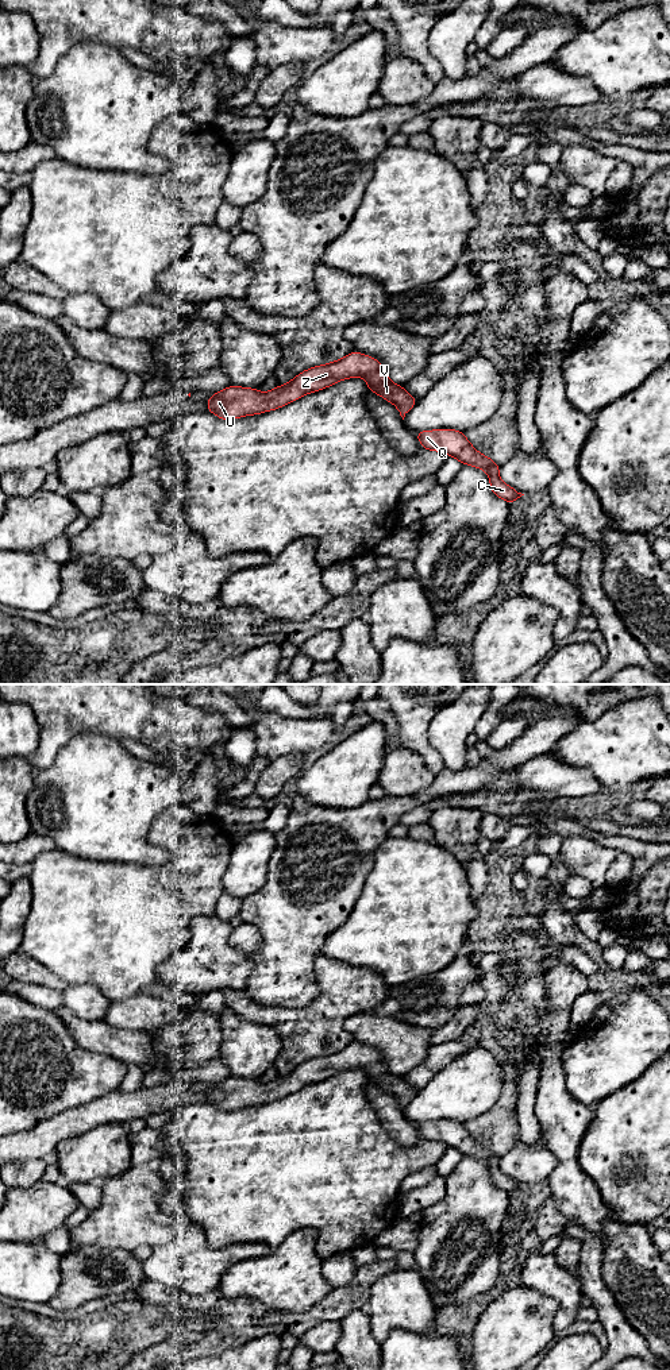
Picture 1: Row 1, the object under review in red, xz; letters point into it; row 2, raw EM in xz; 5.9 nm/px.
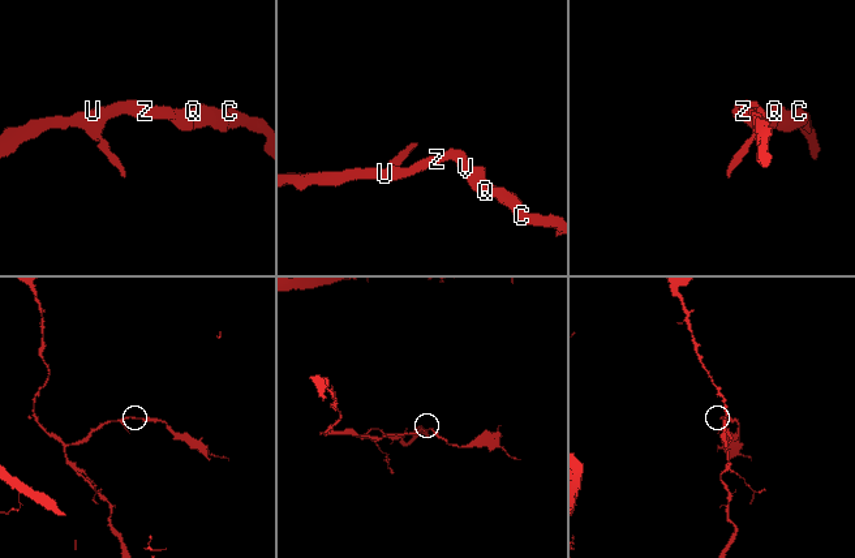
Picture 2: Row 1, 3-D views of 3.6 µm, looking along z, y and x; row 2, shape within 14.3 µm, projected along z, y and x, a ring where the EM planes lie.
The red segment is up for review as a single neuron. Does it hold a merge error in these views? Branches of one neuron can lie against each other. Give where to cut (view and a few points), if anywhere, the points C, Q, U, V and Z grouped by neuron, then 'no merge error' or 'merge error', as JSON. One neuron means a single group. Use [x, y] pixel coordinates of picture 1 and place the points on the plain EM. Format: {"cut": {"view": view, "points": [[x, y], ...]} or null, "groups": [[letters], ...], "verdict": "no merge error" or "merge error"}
{"cut": null, "groups": [["C", "Q", "U", "V", "Z"]], "verdict": "no merge error"}

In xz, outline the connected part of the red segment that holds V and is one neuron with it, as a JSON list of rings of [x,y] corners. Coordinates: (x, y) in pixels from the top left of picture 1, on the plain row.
[[[354,1042],[340,1051],[308,1060],[289,1074],[277,1077],[267,1084],[231,1076],[223,1083],[211,1087],[207,1092],[207,1099],[208,1103],[223,1111],[261,1105],[266,1101],[280,1100],[282,1096],[290,1095],[308,1084],[353,1068],[363,1068],[369,1081],[394,1095],[403,1111],[417,1093],[403,1077],[389,1072],[380,1051]]]

